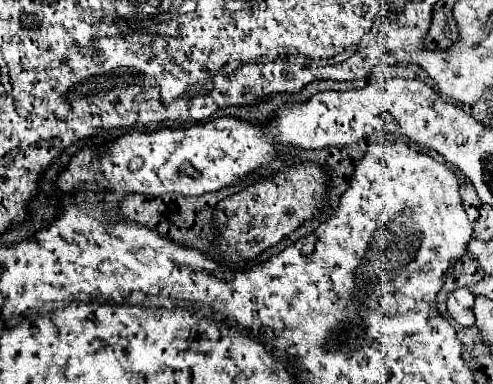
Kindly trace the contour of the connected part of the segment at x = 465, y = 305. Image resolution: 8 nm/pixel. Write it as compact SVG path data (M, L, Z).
M456 288L448 296L448 314L460 326L474 326L474 294L468 288Z

